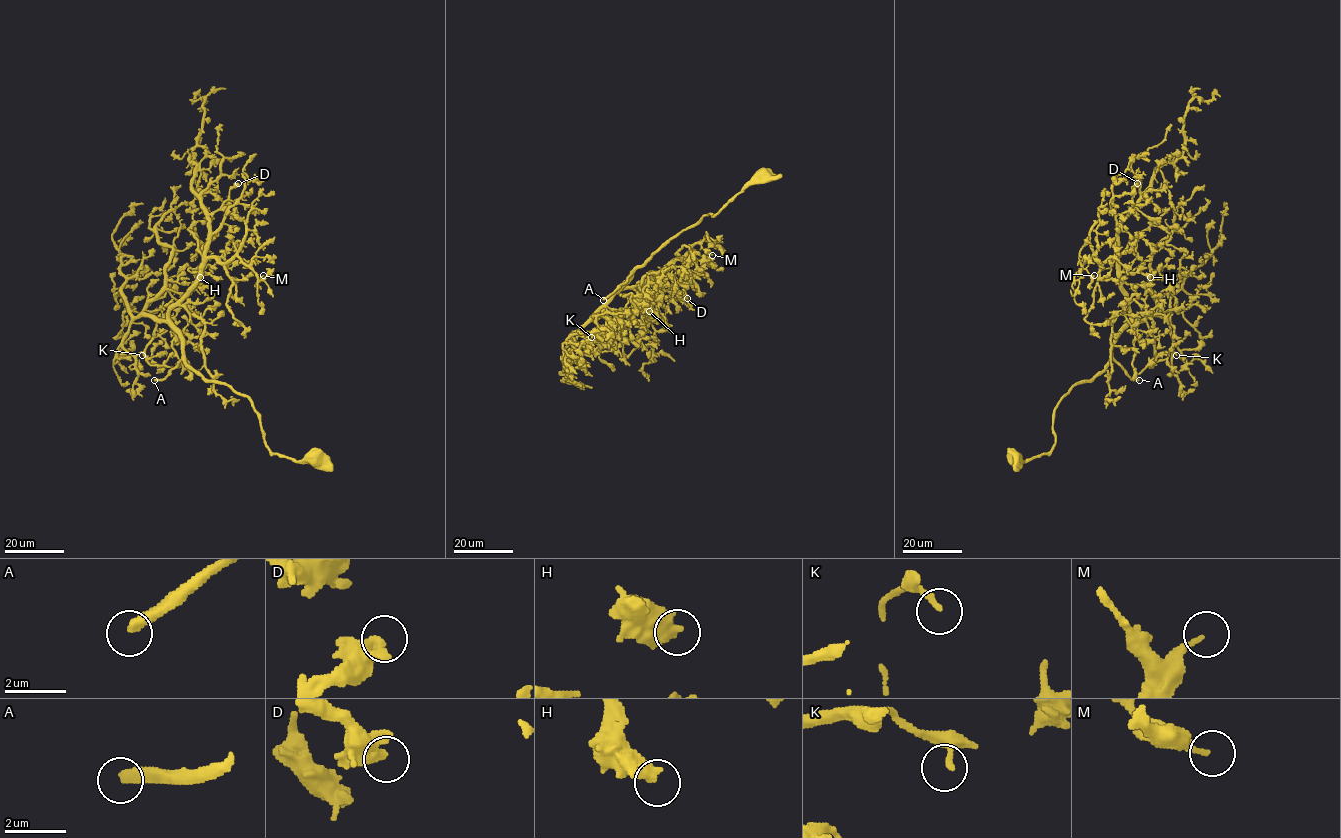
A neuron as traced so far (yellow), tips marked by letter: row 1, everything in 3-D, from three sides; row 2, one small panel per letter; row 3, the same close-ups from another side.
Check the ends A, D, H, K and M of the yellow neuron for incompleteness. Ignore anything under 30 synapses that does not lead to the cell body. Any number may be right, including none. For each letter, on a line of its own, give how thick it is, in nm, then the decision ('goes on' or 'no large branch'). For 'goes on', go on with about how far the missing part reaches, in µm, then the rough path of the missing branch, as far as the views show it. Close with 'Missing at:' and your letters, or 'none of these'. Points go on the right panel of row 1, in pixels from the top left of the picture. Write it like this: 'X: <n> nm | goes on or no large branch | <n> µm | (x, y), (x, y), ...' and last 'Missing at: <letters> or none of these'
A: 400 nm | goes on | 35 µm | (1139, 380), (1177, 425), (1175, 430), (1172, 429)
D: 500 nm | no large branch
H: 480 nm | no large branch
K: 170 nm | no large branch
M: 180 nm | no large branch
Missing at: A

